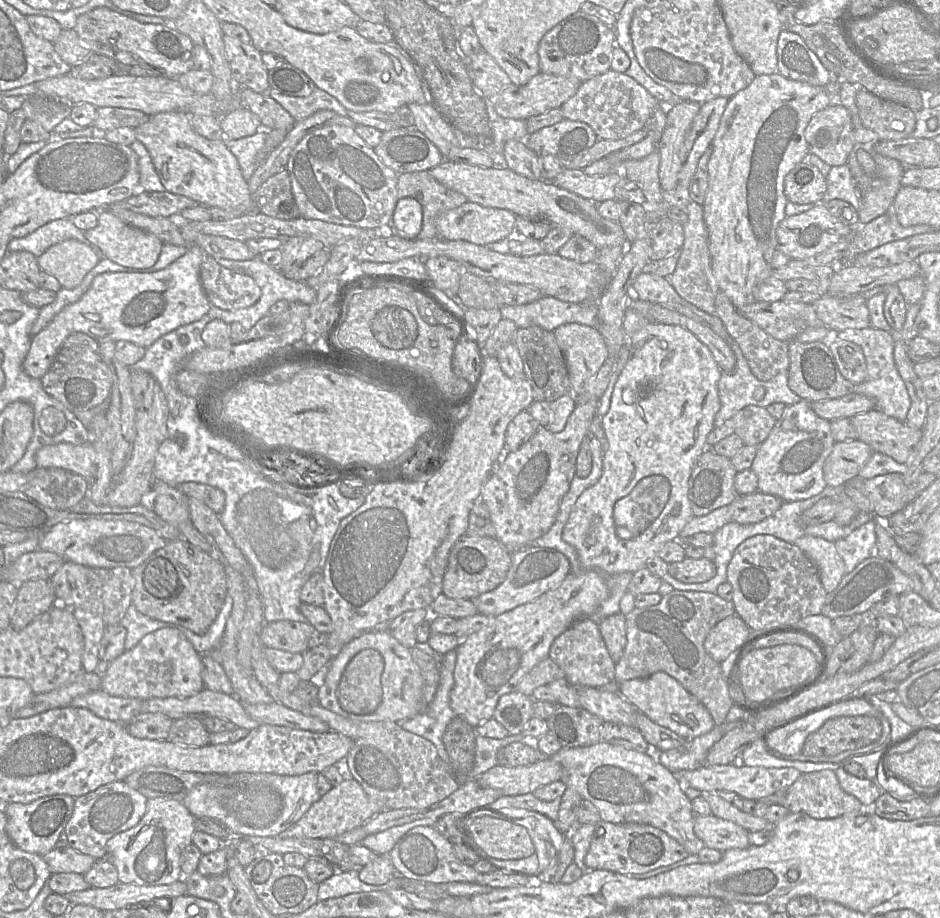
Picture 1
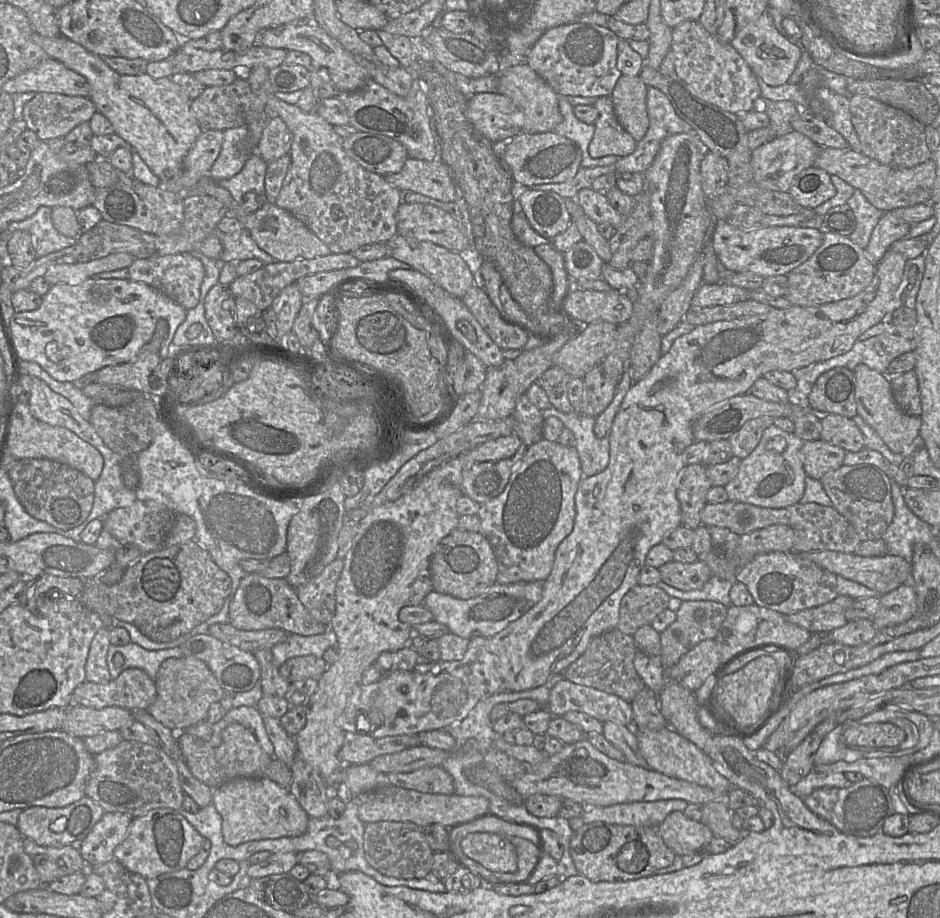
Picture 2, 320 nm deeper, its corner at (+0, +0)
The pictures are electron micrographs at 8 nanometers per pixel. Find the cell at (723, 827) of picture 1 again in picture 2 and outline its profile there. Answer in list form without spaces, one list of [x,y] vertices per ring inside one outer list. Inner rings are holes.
[[[682,811],[671,812],[657,827],[657,832],[664,843],[680,856],[704,854],[714,837],[704,823],[688,818]]]

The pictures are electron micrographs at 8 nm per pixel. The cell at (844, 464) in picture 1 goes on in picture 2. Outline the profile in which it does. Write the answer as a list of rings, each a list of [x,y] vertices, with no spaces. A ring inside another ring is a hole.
[[[823,440],[805,441],[800,449],[806,475],[817,480],[841,467],[845,454],[842,447]]]

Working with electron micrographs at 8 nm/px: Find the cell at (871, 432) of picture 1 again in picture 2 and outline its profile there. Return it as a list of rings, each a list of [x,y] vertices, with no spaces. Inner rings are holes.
[[[838,414],[820,416],[820,440],[840,446],[847,452],[859,452],[865,448],[864,436],[853,419]]]

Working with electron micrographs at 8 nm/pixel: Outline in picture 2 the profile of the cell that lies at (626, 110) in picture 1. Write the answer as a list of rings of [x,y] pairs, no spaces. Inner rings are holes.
[[[611,96],[596,98],[593,106],[599,115],[594,123],[595,132],[588,148],[590,156],[625,157],[632,154],[637,142],[618,122]]]

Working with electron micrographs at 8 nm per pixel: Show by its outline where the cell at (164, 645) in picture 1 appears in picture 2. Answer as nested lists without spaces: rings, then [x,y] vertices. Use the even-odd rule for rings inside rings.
[[[128,668],[107,683],[84,681],[74,689],[72,703],[94,709],[148,710],[156,696],[155,681],[141,669]]]

